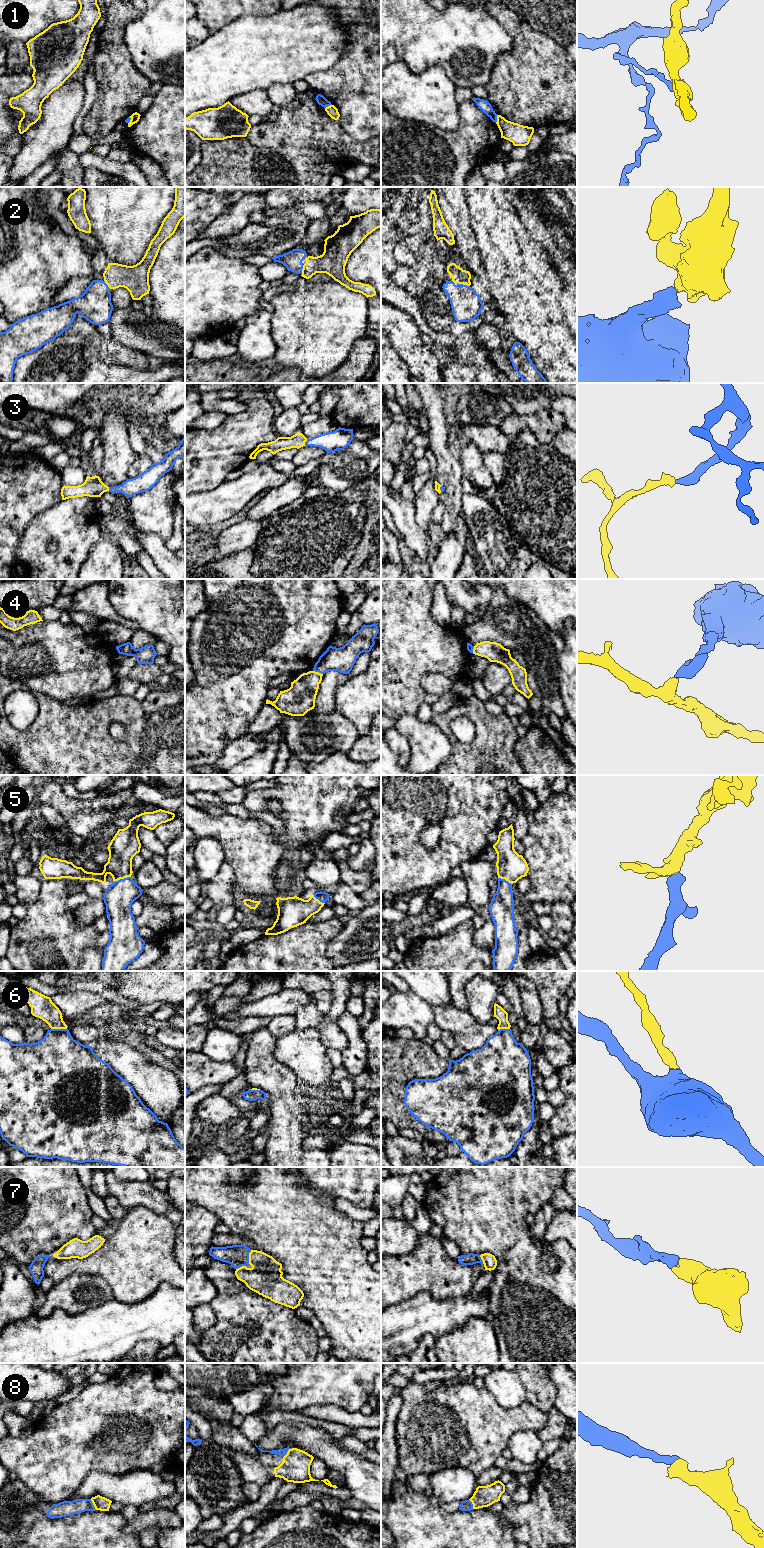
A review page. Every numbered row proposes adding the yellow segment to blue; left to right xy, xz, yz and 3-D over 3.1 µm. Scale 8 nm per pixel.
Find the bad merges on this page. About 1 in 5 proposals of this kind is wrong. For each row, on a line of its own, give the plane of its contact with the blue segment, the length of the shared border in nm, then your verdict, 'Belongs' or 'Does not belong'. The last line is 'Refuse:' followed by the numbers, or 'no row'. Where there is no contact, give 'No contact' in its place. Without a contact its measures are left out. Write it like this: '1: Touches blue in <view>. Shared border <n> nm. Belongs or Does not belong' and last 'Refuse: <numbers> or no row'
1: Touches blue in yz. Shared border 70 nm. Does not belong
2: Touches blue in yz. Shared border 100 nm. Belongs
3: Touches blue in xz. Shared border 60 nm. Belongs
4: Touches blue in xz. Shared border 90 nm. Does not belong
5: Touches blue in xy. Shared border 140 nm. Belongs
6: Touches blue in xy. Shared border 130 nm. Belongs
7: Touches blue in xz. Shared border 110 nm. Belongs
8: Touches blue in xz. Shared border 110 nm. Belongs
Refuse: 1, 4

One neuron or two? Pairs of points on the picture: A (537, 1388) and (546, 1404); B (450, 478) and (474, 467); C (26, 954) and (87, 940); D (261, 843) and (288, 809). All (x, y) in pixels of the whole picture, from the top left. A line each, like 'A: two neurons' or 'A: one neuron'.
A: one neuron
B: two neurons
C: one neuron
D: two neurons

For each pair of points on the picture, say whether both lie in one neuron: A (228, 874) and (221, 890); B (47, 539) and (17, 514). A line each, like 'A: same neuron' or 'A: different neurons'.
A: same neuron
B: different neurons

